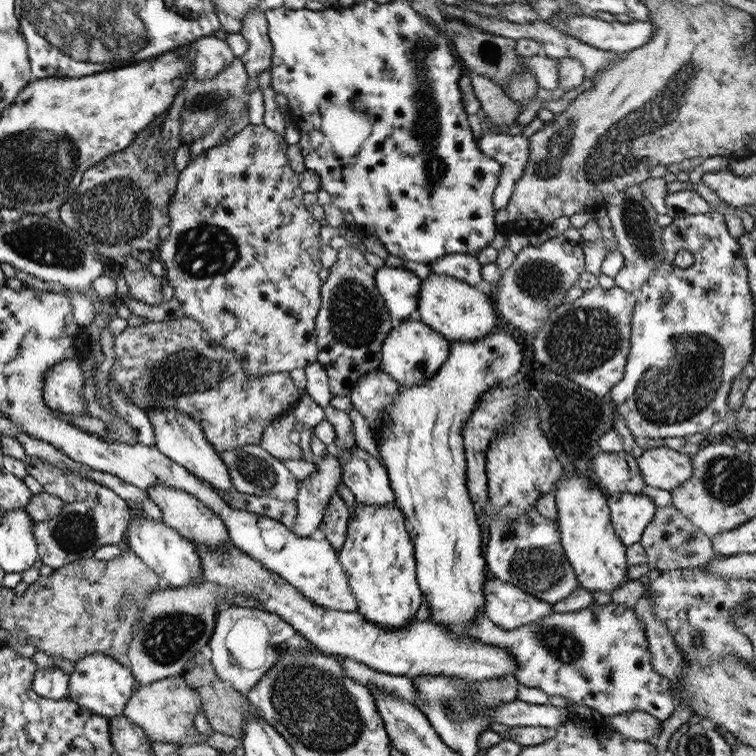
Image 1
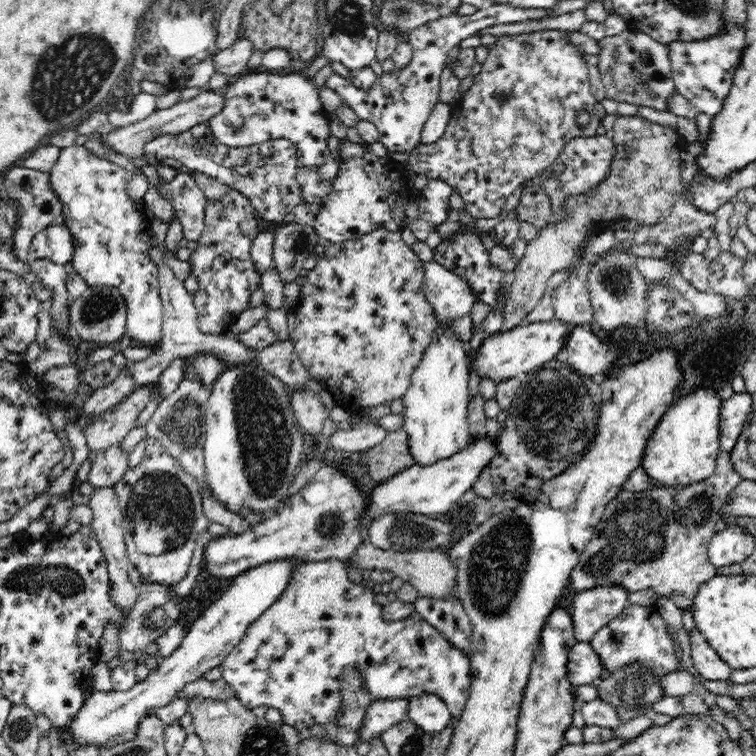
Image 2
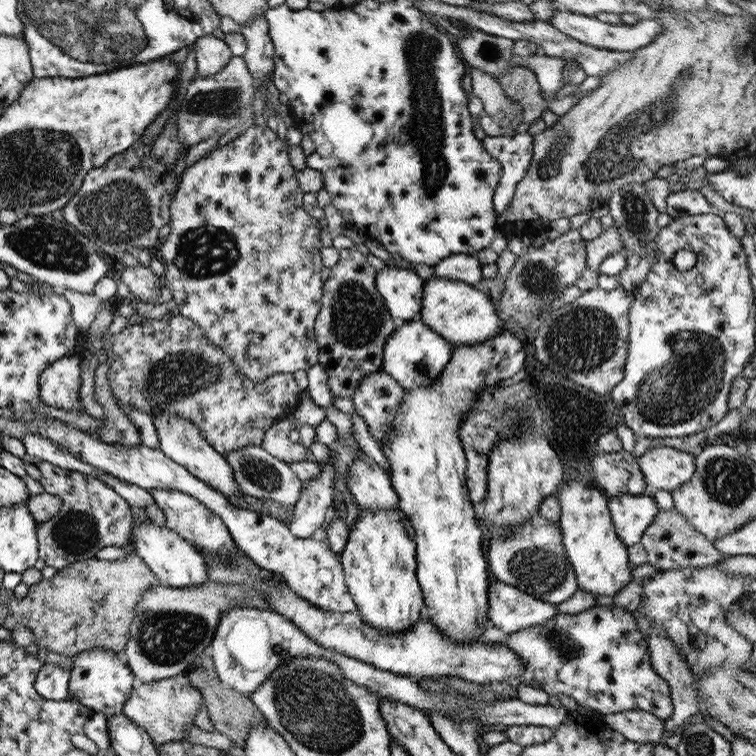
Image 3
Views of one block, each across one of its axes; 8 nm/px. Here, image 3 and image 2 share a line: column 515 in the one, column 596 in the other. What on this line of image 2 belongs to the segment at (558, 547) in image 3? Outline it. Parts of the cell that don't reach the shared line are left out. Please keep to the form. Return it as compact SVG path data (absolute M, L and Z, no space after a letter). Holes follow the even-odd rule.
M720 451L716 457L714 474L686 488L656 487L642 492L618 493L604 509L596 525L595 536L579 554L565 588L574 594L602 586L619 586L630 593L654 589L659 595L669 597L671 592L680 592L687 599L693 599L701 584L717 574L717 568L708 560L707 546L717 534L719 508L741 481L732 471L728 457L729 452Z

